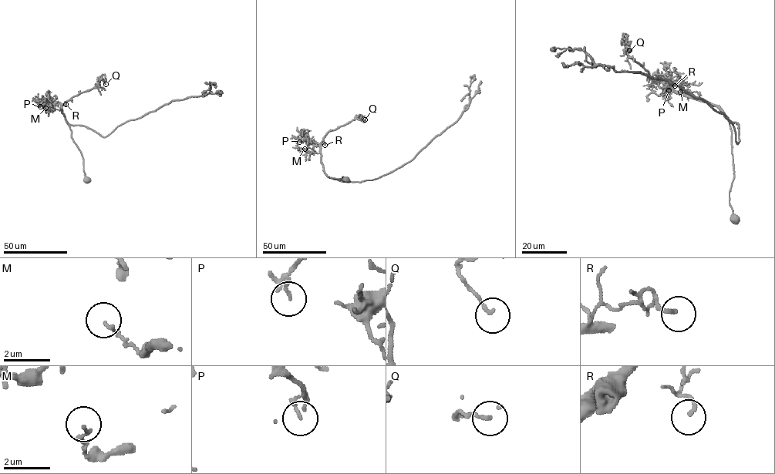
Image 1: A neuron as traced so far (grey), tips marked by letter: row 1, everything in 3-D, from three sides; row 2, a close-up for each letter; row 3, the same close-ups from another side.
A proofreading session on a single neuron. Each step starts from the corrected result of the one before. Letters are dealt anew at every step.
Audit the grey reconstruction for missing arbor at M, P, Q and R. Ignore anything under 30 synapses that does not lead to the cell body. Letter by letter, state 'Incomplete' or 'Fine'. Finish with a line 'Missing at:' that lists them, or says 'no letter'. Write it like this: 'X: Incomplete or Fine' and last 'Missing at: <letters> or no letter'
M: Fine
P: Fine
Q: Incomplete
R: Fine
Missing at: Q

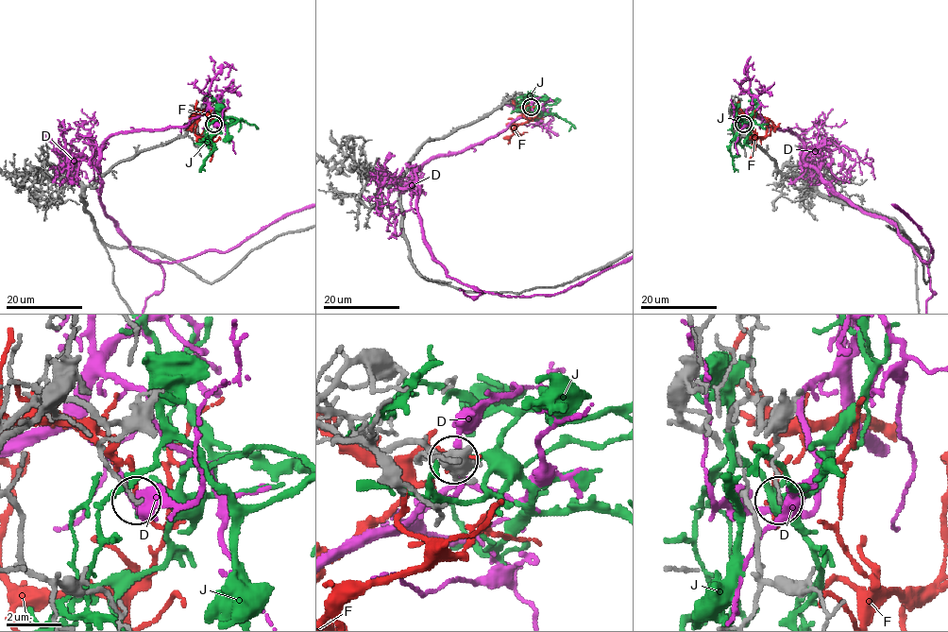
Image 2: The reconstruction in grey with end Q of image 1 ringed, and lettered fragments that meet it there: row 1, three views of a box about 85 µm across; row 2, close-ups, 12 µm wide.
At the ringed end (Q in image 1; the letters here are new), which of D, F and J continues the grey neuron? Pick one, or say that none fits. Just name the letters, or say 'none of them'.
none of them

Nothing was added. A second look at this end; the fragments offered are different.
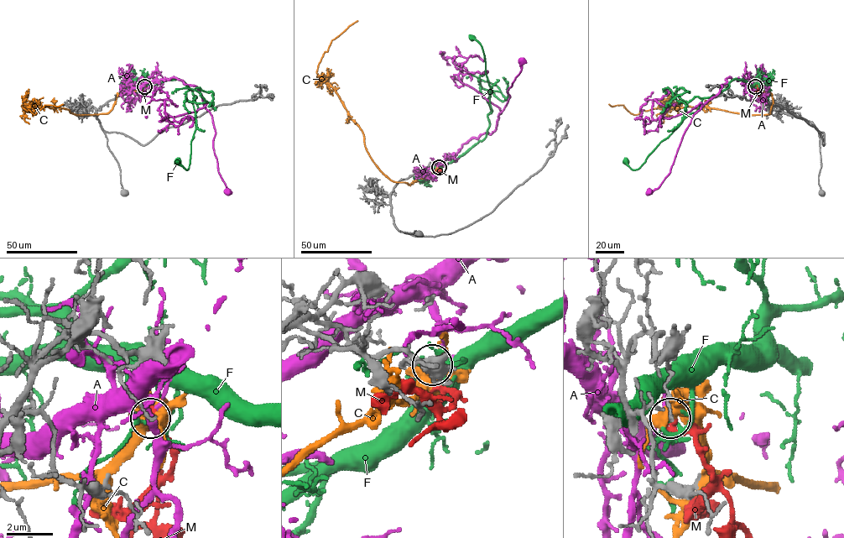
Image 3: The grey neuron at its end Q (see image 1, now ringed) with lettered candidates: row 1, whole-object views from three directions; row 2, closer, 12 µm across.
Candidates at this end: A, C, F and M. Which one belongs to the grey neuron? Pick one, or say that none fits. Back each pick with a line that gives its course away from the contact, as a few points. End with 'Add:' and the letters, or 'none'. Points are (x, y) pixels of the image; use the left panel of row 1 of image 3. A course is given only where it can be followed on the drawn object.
Add: M

